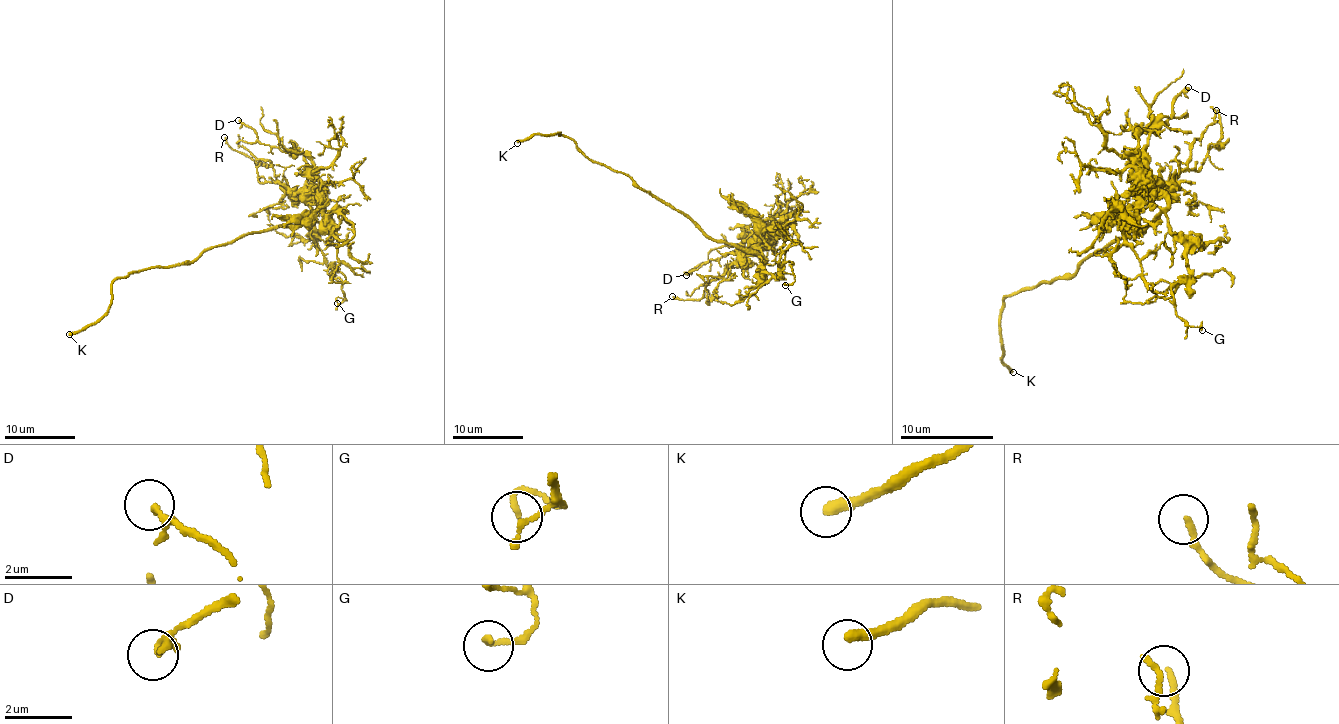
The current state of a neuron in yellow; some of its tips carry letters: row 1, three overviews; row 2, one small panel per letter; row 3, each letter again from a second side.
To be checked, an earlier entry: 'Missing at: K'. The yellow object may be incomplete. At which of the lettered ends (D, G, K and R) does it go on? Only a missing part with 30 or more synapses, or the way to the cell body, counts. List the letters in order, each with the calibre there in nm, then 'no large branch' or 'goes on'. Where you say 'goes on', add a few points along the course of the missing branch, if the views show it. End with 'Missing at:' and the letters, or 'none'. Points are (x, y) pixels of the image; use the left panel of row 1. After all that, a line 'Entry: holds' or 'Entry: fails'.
D: 160 nm | no large branch
G: 160 nm | no large branch
K: 340 nm | goes on
R: 180 nm | no large branch
Missing at: K
Entry: holds

